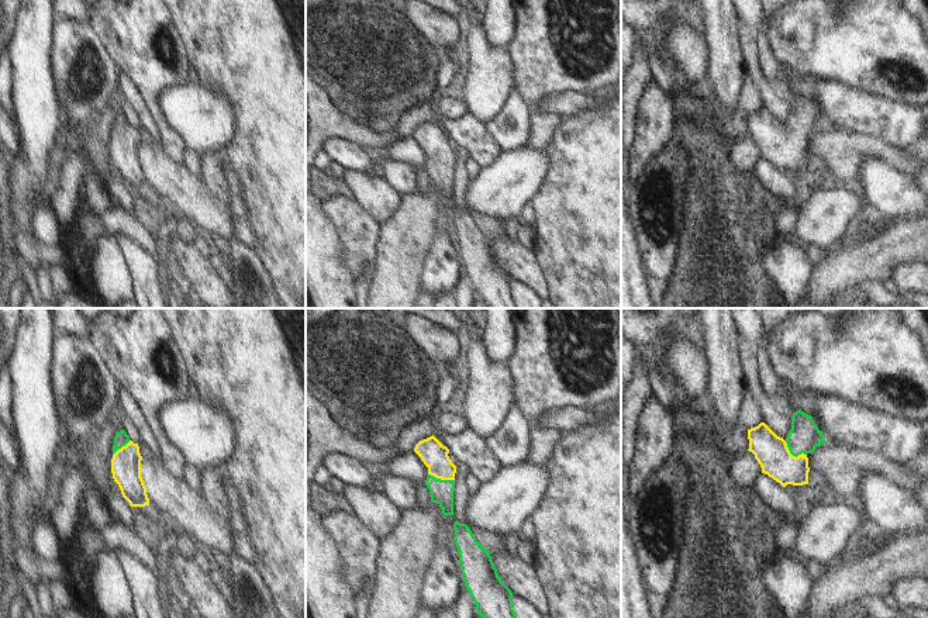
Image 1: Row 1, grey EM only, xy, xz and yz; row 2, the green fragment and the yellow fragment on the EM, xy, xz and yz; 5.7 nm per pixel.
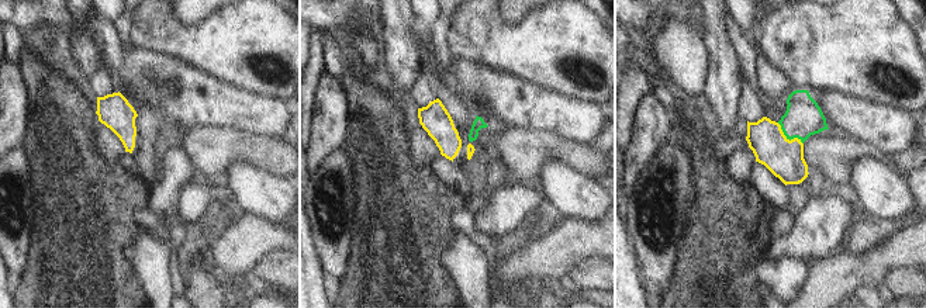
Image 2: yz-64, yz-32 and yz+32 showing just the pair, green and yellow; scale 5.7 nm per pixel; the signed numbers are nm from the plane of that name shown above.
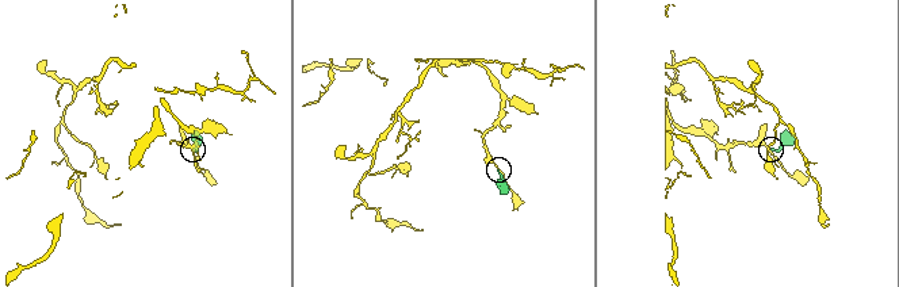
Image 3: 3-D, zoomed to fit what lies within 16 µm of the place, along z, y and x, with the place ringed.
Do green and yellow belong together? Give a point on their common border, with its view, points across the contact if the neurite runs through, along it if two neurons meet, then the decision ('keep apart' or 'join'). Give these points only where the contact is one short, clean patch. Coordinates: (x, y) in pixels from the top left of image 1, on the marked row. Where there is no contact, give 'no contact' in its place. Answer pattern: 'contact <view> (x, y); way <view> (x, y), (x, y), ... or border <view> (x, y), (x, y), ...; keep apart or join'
contact yz (793, 455); way yz (804, 437), (794, 448), (793, 455), (775, 455), (770, 451); join

